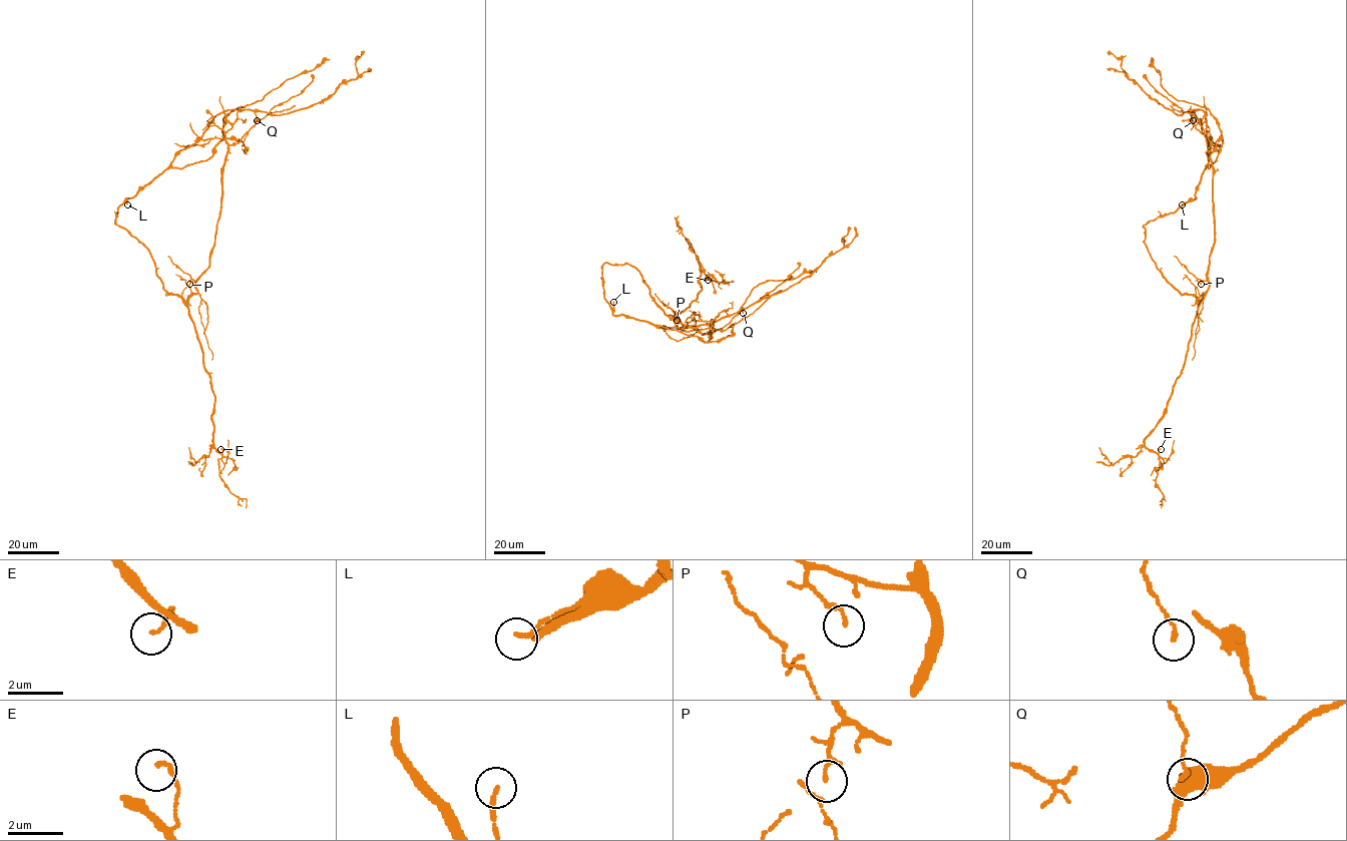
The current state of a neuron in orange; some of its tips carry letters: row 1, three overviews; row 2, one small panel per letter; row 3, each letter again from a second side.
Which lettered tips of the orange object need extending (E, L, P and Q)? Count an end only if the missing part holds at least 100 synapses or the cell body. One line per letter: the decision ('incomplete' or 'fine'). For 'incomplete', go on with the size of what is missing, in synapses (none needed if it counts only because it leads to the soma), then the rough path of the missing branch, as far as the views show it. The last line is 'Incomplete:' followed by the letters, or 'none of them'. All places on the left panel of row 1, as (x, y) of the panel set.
E: fine
L: fine
P: fine
Q: fine
Incomplete: none of them

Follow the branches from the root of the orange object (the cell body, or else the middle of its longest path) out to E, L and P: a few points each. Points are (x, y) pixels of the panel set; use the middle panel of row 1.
E: (614, 265), (633, 267), (654, 303), (669, 318), (688, 308), (702, 290), (700, 264), (708, 280)
L: (614, 265), (605, 263), (602, 267), (603, 298), (612, 308), (613, 302)
P: (614, 265), (633, 267), (654, 303), (683, 323), (682, 329), (678, 317), (677, 320)

